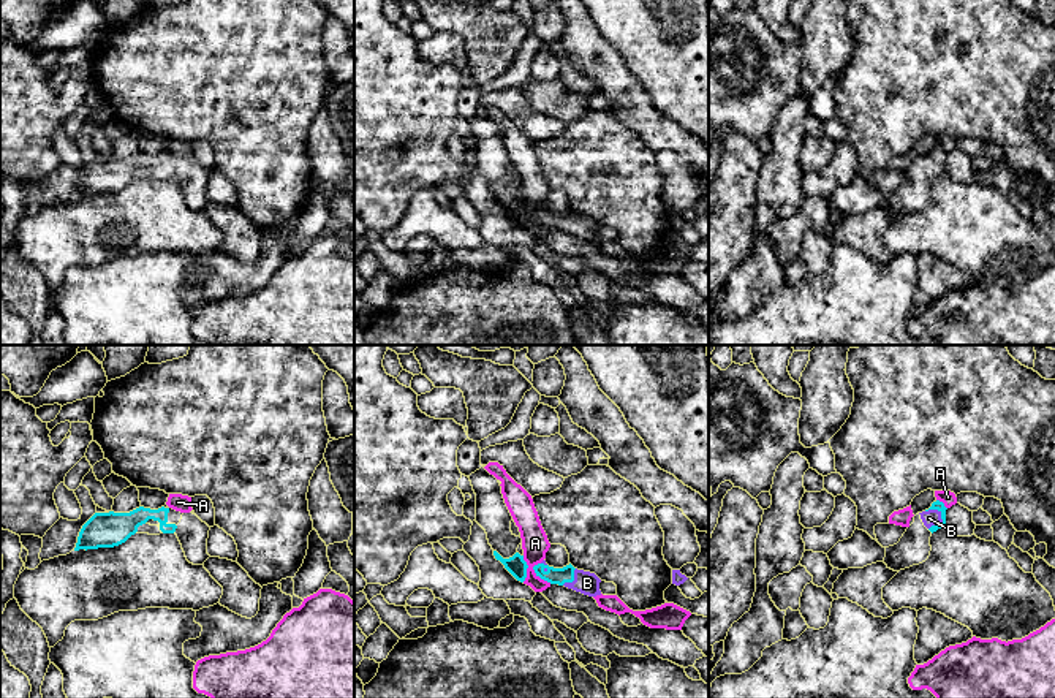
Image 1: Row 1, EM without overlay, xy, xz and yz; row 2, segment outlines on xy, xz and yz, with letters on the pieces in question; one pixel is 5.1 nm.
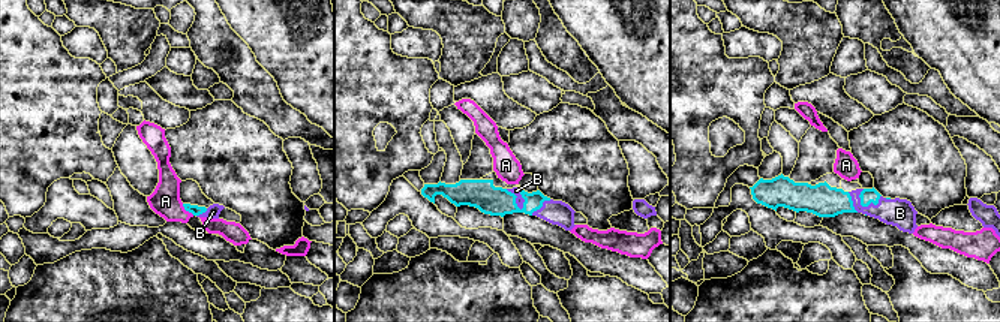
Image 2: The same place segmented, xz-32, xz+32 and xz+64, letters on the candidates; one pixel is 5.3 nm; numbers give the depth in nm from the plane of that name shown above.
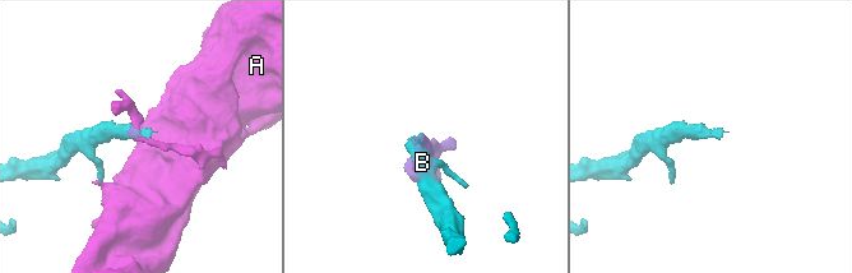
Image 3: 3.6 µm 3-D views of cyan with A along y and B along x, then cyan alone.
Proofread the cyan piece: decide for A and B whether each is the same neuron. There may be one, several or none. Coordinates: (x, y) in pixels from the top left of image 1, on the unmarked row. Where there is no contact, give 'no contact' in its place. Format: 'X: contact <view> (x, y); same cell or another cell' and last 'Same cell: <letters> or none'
A: contact xz (540, 222); another cell
B: contact yz (943, 166); same cell
Same cell: B

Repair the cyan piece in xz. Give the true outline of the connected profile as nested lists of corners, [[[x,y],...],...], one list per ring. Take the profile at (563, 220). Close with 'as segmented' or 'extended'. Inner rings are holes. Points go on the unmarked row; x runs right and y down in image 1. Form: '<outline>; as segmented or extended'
[[[543,206],[533,215],[536,222],[550,230],[565,231],[588,242],[601,241],[601,225],[595,218],[574,214],[571,209],[563,214],[554,214]]]; extended

